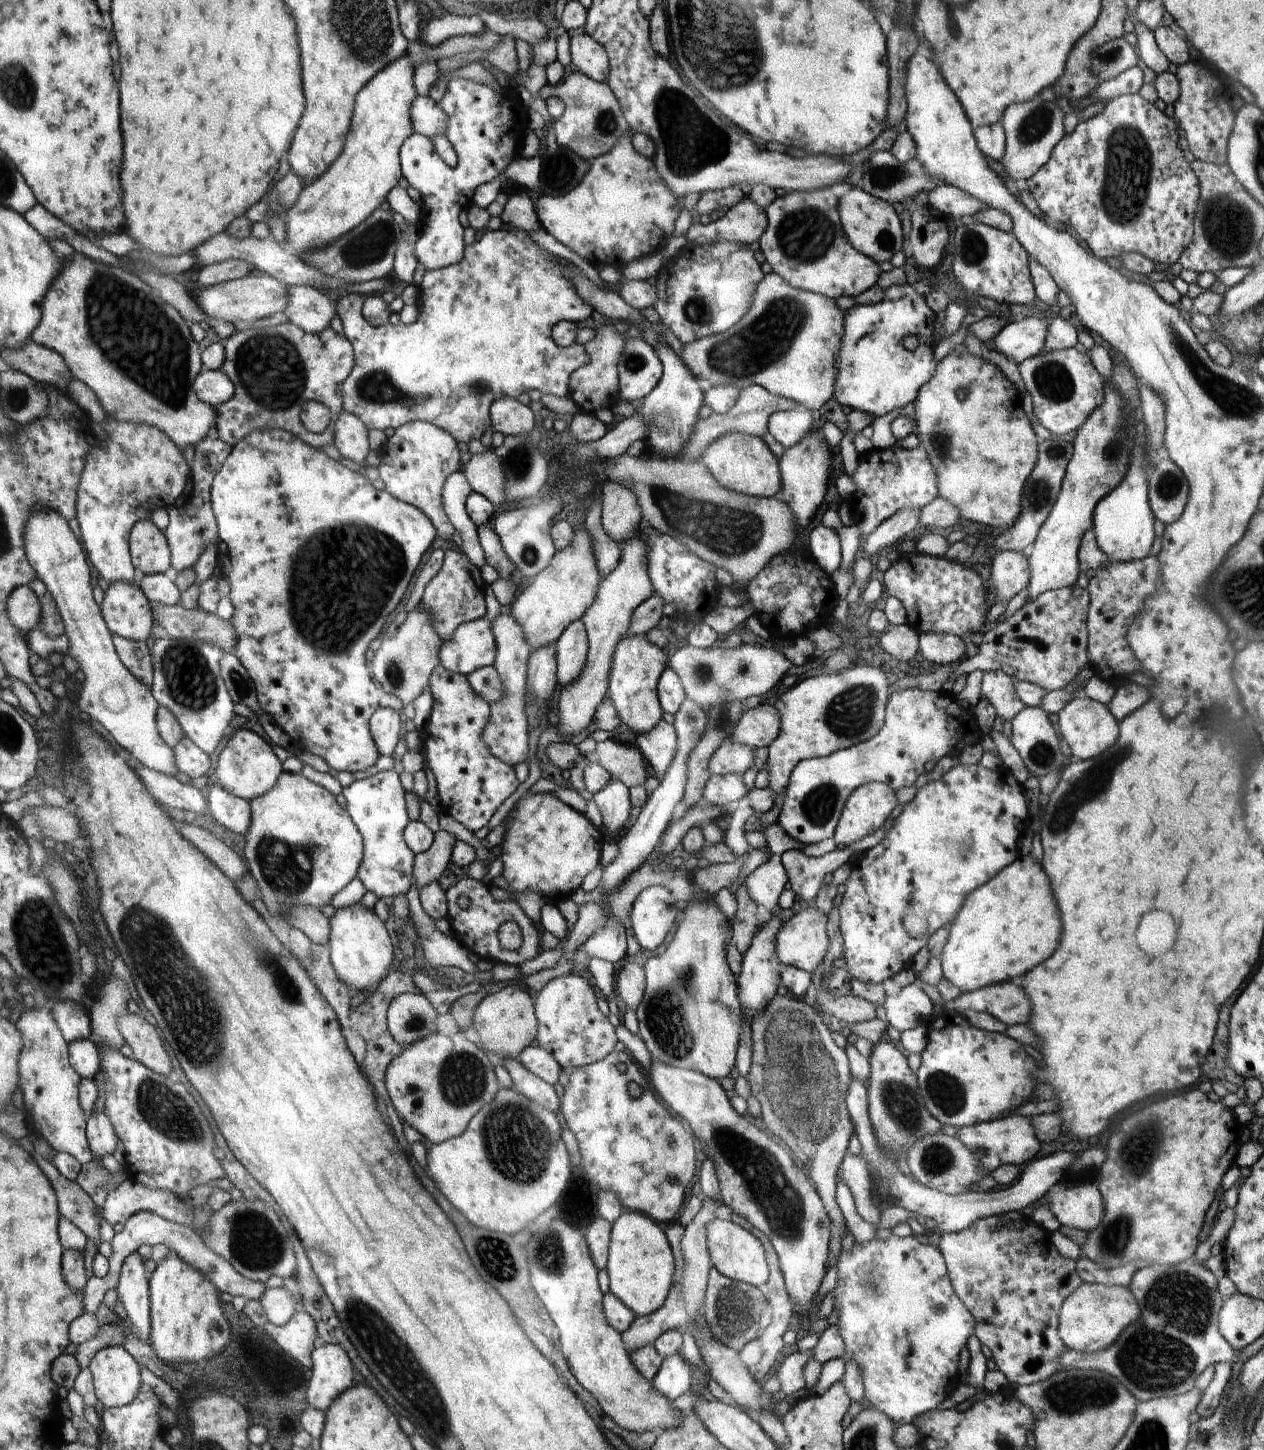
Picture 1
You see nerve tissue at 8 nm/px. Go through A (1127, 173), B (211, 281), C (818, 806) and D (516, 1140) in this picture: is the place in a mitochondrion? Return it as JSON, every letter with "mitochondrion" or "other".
{"A":"mitochondrion","B":"other","C":"mitochondrion","D":"mitochondrion"}

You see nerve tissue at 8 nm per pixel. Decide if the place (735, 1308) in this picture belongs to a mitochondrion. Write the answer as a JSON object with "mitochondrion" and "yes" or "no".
{"mitochondrion":"yes"}

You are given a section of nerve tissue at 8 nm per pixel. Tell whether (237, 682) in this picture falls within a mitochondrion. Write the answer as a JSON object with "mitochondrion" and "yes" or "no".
{"mitochondrion":"yes"}

